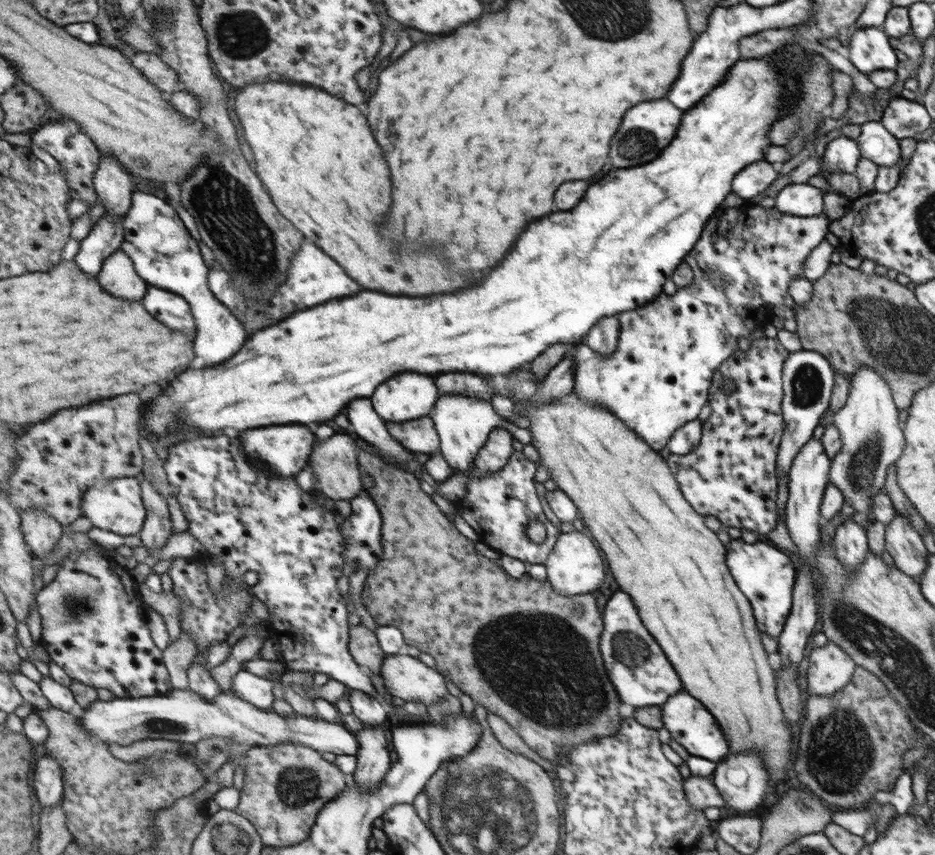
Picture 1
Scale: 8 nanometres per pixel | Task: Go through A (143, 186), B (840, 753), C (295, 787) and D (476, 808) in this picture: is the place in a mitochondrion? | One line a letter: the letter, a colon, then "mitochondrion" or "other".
A: other
B: mitochondrion
C: mitochondrion
D: mitochondrion

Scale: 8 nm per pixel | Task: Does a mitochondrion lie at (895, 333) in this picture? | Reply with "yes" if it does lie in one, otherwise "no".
yes

